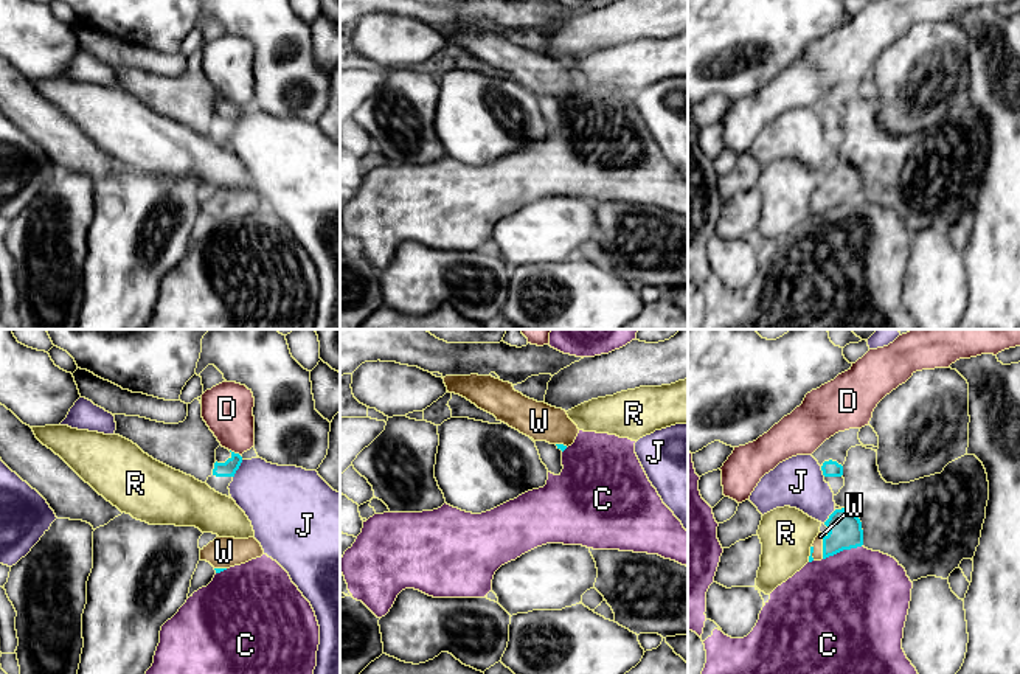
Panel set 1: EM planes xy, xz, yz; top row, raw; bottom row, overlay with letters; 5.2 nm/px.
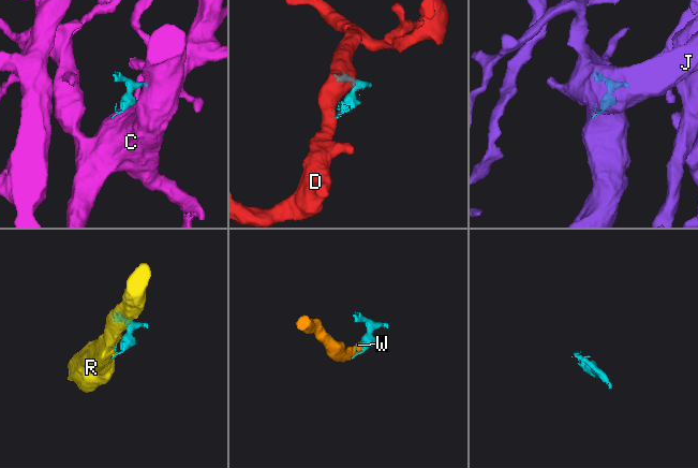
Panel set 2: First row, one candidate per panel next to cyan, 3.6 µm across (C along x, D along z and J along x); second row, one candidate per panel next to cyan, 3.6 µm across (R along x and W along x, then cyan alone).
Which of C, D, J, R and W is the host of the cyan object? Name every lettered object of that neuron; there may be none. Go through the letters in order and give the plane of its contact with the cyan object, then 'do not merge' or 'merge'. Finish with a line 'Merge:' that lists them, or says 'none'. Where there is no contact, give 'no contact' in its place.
C: contact in yz; do not merge
D: contact in xy; do not merge
J: contact in xy; do not merge
R: contact in yz; do not merge
W: contact in yz; merge
Merge: W

